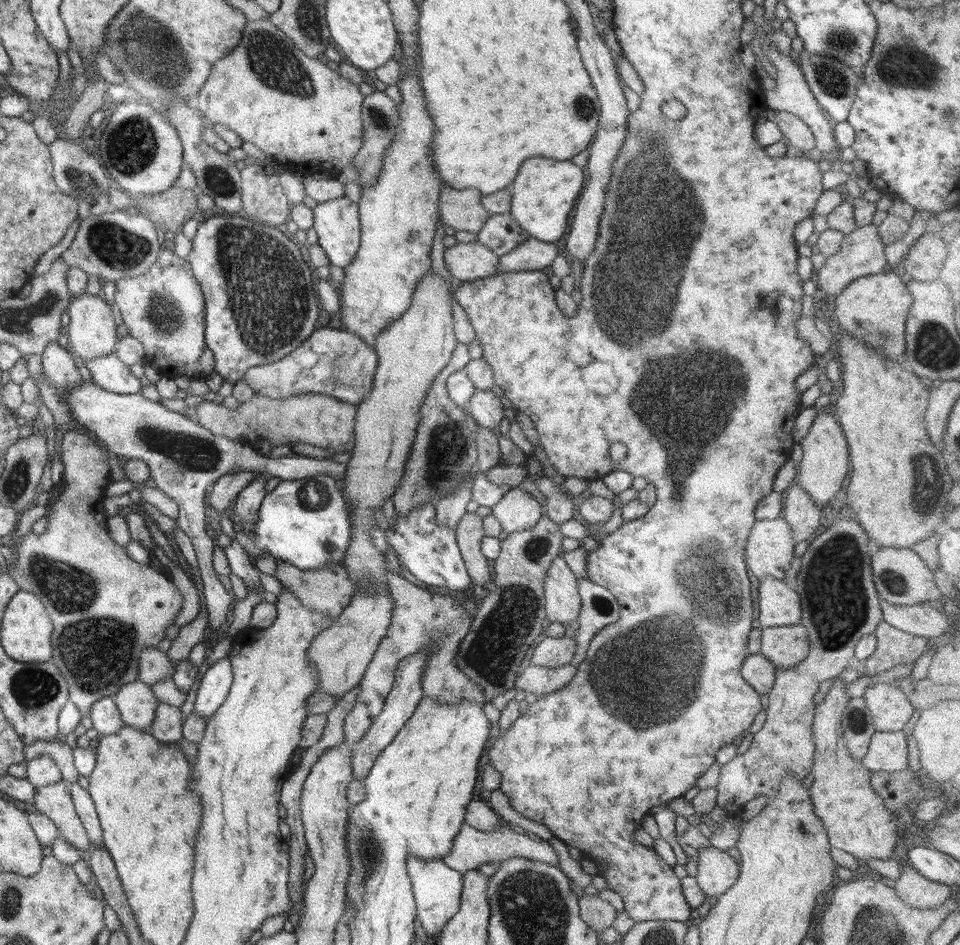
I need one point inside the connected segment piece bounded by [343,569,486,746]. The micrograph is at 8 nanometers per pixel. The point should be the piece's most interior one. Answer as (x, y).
(422, 620)

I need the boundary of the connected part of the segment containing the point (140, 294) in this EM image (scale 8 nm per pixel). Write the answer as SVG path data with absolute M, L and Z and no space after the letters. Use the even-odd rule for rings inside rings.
M163 248L148 272L140 276L124 277L115 282L115 304L130 336L137 338L145 348L145 360L173 378L188 376L206 379L215 370L213 352L205 343L204 295L193 275L190 263L178 257L173 250Z

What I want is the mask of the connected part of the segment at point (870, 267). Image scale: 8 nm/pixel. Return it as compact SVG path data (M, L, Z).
M876 225L856 227L852 233L844 236L840 250L827 257L825 264L819 269L817 279L818 288L832 296L838 296L853 280L861 276L881 273L888 266L885 255L885 244L878 236Z

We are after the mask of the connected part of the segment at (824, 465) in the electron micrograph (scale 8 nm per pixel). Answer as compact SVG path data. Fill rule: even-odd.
M831 408L821 410L816 415L808 434L799 445L804 457L798 466L796 484L811 496L814 504L822 506L834 499L848 474L849 447L841 424L836 420Z

